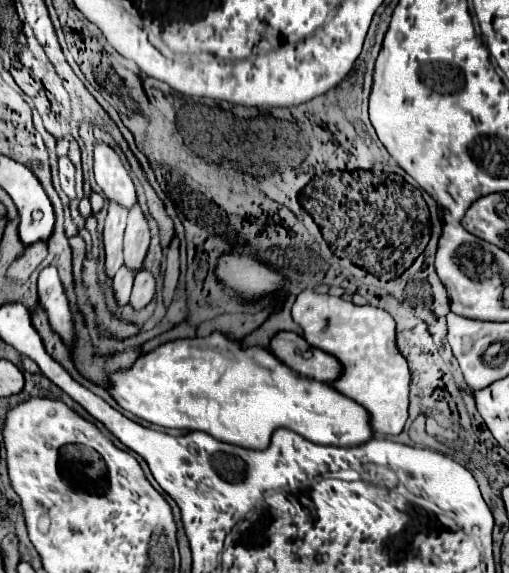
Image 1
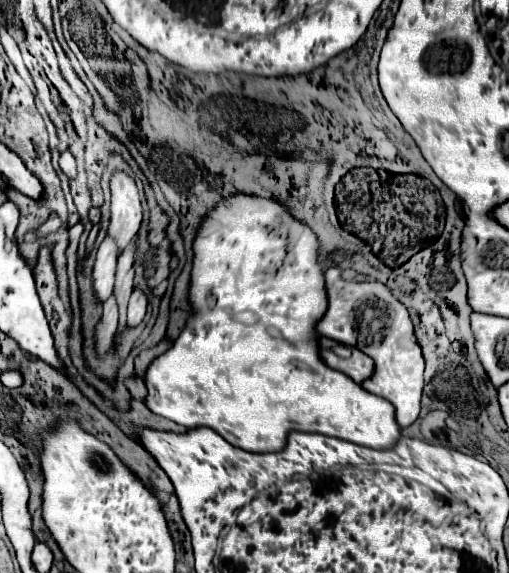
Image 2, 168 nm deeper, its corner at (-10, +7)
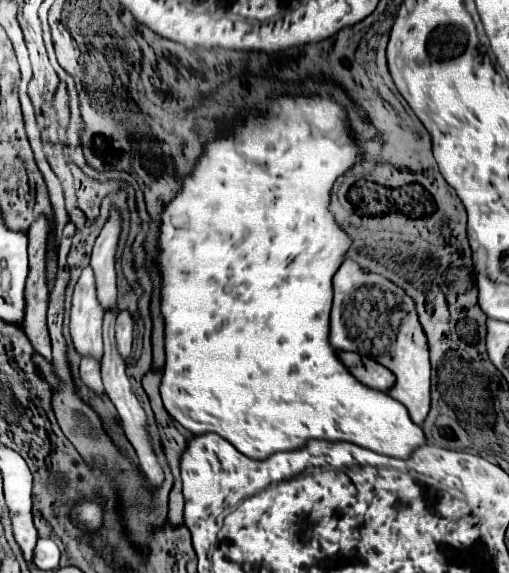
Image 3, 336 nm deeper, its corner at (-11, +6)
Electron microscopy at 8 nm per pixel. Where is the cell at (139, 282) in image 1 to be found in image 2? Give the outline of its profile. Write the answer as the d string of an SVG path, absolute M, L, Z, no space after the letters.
M136 287L128 303L128 325L138 325L146 315L146 307L148 307L148 297L140 287Z

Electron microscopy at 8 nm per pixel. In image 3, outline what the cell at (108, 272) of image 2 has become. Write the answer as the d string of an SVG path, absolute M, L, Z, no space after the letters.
M87 266L75 284L71 298L71 312L69 312L71 342L81 358L91 356L101 362L103 356L101 322L103 322L103 308L99 306L95 296L93 270Z

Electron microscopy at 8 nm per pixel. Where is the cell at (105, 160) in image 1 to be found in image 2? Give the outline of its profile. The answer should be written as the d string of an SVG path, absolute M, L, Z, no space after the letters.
M124 171L112 173L110 191L112 191L112 217L110 217L108 235L116 239L122 251L140 229L142 203L140 203L136 181Z

